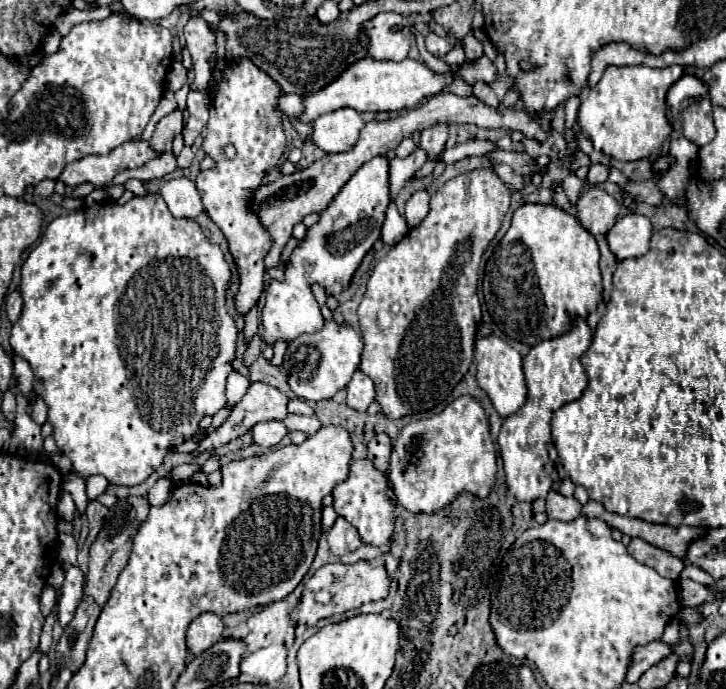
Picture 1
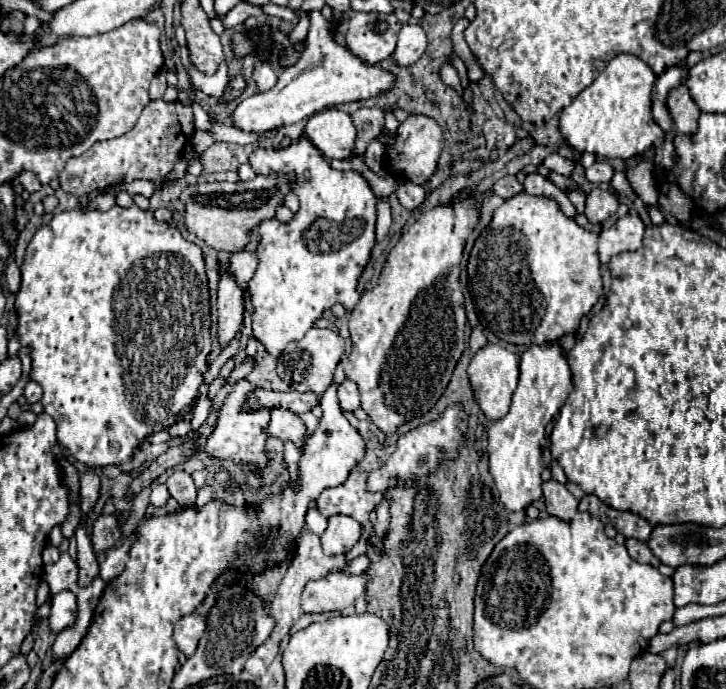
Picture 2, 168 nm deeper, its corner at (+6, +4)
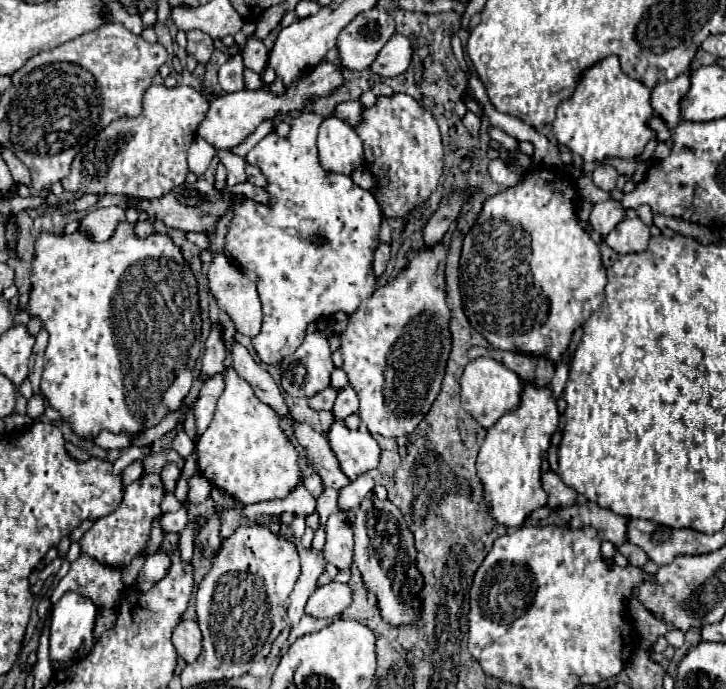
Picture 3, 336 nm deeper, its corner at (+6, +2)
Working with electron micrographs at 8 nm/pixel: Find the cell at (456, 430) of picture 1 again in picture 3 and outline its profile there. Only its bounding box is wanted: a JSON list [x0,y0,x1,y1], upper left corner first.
[338,474,374,510]

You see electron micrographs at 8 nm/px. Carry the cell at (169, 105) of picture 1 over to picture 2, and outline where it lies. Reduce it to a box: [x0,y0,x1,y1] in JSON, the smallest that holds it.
[150,72,166,100]

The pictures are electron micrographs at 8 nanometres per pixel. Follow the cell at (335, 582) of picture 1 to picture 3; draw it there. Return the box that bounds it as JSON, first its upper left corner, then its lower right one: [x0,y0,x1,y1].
[306,582,352,618]

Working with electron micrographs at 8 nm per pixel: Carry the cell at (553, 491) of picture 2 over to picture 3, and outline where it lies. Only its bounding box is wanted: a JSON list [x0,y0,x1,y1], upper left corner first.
[542,470,576,510]

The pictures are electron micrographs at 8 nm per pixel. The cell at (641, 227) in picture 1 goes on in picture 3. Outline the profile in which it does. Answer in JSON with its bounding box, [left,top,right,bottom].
[604,218,650,254]

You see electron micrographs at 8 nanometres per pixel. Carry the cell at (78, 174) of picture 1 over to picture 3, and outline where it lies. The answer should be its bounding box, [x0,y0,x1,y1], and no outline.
[62,86,208,198]

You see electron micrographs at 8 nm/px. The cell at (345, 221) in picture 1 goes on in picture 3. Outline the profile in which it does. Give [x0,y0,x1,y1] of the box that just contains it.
[224,112,382,364]

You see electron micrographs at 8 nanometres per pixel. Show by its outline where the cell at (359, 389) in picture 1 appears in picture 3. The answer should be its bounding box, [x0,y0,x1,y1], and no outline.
[332,386,358,420]

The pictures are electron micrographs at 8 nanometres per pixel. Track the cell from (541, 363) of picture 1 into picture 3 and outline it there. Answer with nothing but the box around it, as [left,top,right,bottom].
[476,386,560,528]

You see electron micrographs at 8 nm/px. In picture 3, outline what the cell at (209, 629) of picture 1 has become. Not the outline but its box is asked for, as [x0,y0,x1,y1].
[172,620,202,664]

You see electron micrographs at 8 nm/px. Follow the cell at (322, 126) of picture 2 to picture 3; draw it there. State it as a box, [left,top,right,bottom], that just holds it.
[318,116,364,176]

